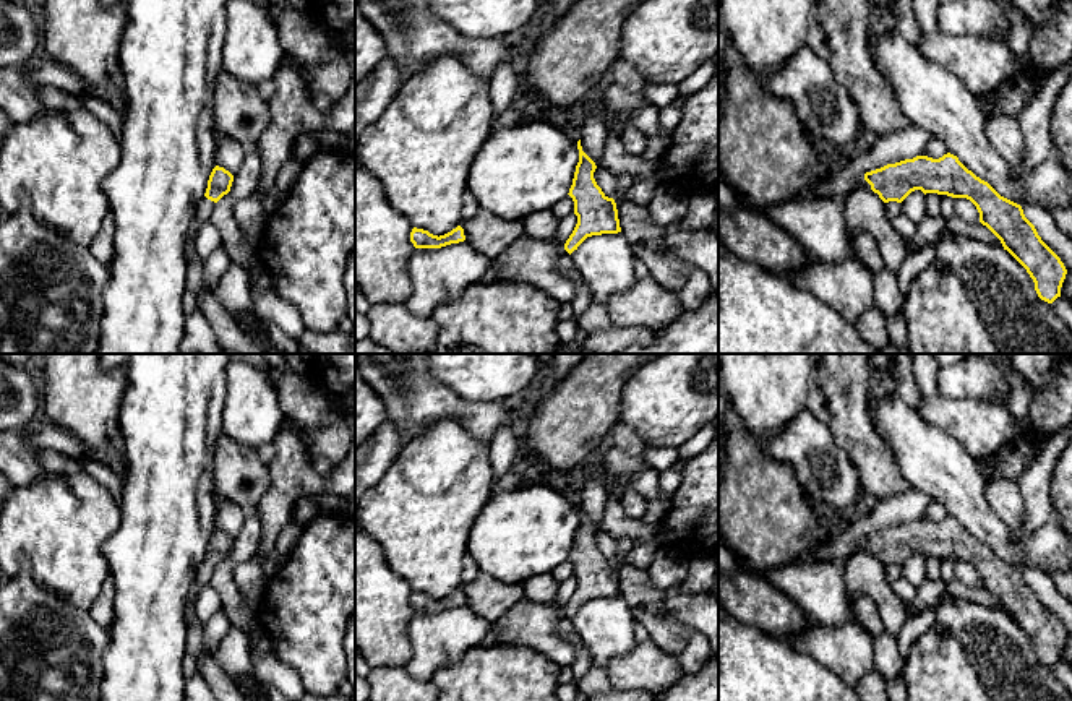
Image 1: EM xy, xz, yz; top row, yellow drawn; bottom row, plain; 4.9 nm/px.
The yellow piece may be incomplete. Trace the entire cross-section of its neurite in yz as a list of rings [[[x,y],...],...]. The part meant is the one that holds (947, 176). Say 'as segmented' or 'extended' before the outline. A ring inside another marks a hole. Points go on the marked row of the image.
extended | [[[916,156],[866,172],[853,188],[871,188],[884,203],[902,203],[911,191],[970,200],[986,226],[1030,274],[1038,297],[1053,303],[1061,297],[1067,269],[1041,240],[1020,204],[1001,196],[988,182],[968,170],[957,156]]]

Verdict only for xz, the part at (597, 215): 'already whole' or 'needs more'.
already whole

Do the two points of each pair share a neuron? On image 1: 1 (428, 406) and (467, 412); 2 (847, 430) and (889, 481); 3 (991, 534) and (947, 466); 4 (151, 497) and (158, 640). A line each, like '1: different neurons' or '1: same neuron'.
1: same neuron
2: same neuron
3: same neuron
4: same neuron

